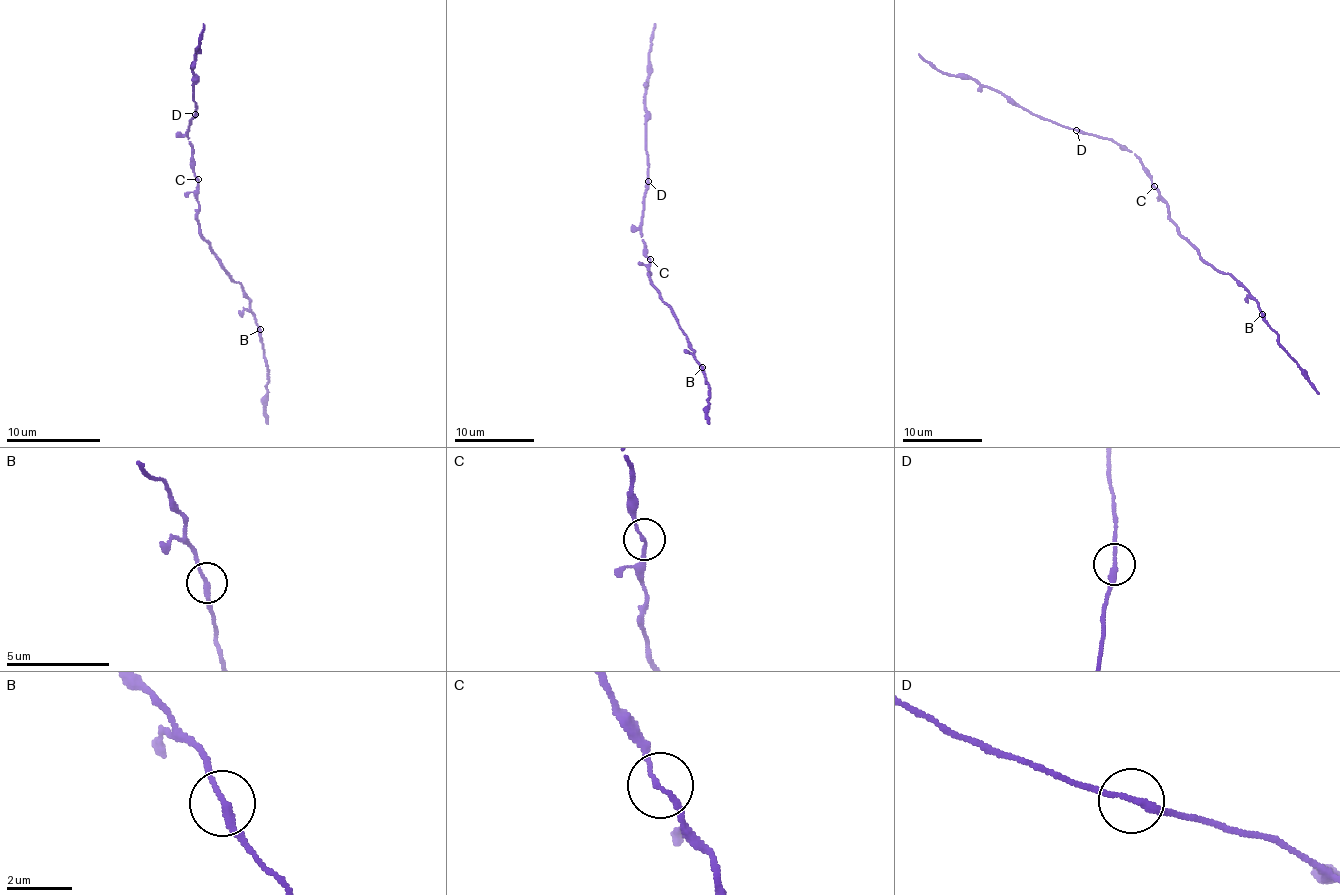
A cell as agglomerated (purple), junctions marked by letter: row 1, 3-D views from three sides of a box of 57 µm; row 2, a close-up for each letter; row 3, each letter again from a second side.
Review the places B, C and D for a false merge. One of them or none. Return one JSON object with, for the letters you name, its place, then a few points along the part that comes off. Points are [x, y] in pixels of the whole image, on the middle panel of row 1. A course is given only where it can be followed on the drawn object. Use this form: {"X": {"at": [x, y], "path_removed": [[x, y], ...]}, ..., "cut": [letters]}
{"cut": []}

